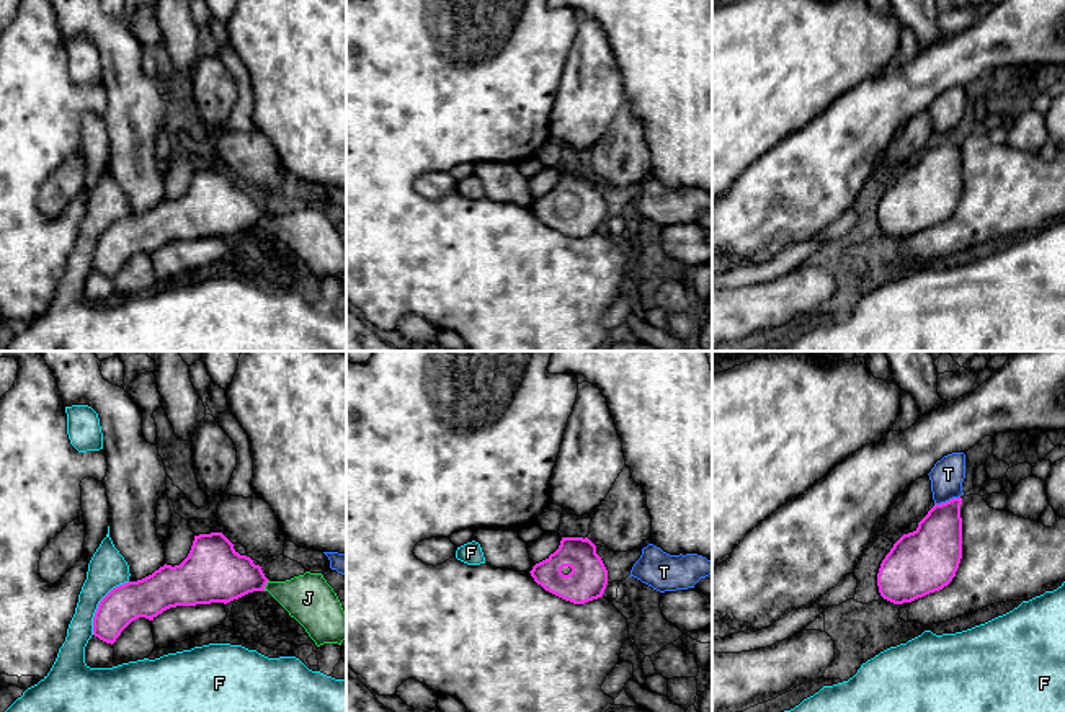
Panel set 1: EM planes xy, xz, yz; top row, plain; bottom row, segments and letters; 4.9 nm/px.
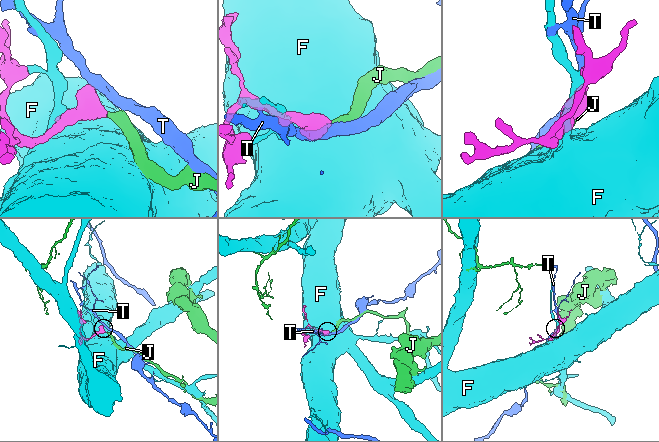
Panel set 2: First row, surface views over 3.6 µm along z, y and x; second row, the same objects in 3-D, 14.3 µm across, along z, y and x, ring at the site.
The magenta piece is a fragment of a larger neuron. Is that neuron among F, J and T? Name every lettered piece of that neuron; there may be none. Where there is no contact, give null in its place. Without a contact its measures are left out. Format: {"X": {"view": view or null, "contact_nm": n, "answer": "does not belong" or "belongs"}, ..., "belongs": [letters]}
{"F": {"view": "xy", "contact_nm": 320, "answer": "does not belong"}, "J": {"view": "xy", "contact_nm": 60, "answer": "belongs"}, "T": {"view": "yz", "contact_nm": 140, "answer": "does not belong"}, "belongs": ["J"]}

